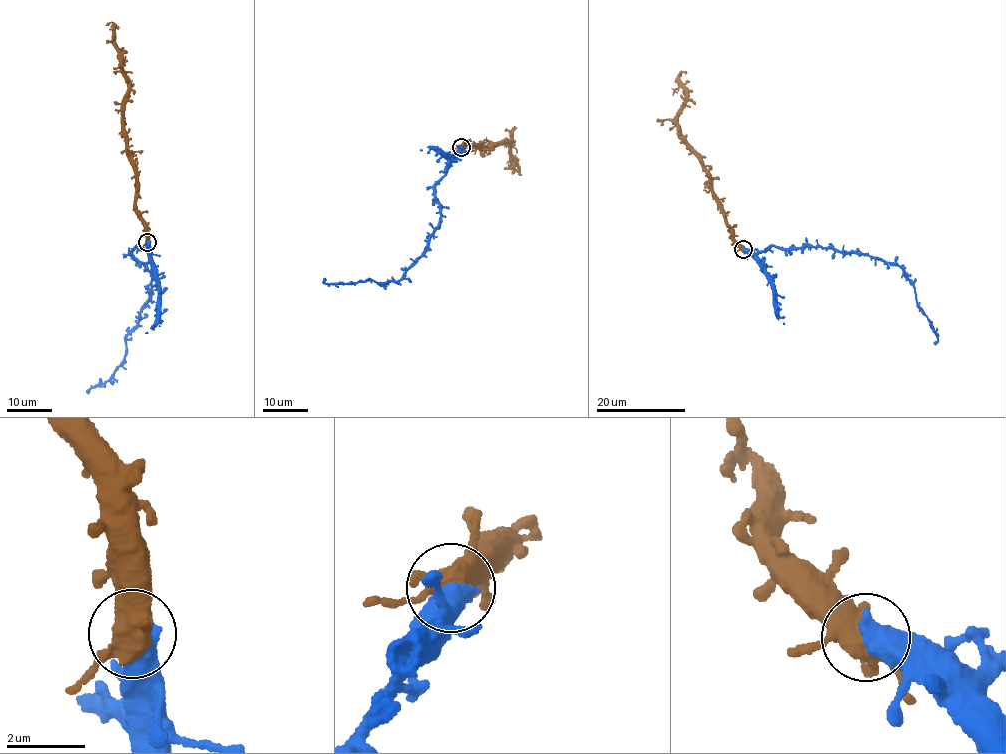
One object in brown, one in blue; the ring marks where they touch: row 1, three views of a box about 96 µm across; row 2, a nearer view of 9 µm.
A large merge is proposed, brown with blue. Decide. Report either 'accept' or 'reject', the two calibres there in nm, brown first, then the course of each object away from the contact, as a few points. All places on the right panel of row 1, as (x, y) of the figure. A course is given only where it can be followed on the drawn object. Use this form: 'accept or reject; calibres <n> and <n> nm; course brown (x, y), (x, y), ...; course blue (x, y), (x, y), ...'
accept; calibres 440 and 650 nm; course brown (743, 250), (726, 222), (726, 212), (701, 156), (678, 125), (685, 88), (681, 73), (678, 78); course blue (743, 249), (758, 251), (772, 246), (831, 247), (895, 263), (913, 284), (915, 299), (936, 336), (935, 344)

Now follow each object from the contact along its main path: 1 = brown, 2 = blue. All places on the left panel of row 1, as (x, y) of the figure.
1: (147, 242), (136, 202), (133, 166), (129, 158), (122, 112), (127, 84), (114, 25), (106, 25)
2: (147, 241), (146, 249), (137, 246), (131, 251), (153, 279), (151, 298), (126, 340), (120, 364), (88, 394)

